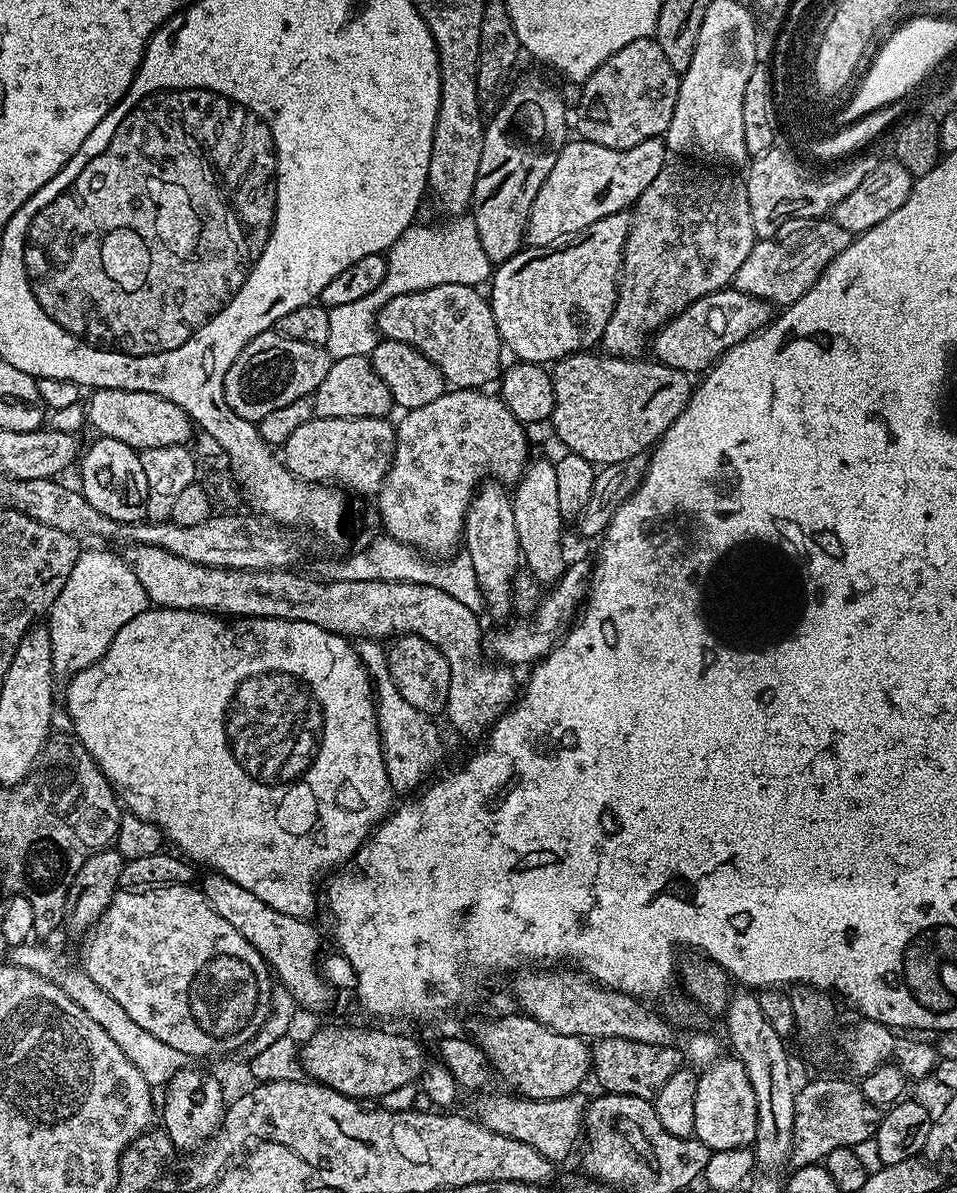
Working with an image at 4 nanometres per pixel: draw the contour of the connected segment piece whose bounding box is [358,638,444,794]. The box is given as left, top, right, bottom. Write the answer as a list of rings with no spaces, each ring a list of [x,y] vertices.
[[[376,638],[365,639],[361,644],[364,645],[359,645],[358,648],[360,660],[374,681],[376,727],[380,730],[388,781],[392,783],[393,793],[412,791],[415,793],[433,775],[431,772],[435,770],[436,763],[444,756],[444,744],[440,741],[440,732],[432,721],[435,719],[429,713],[418,710],[418,706],[410,706],[410,702],[402,698],[398,686],[394,686],[388,669],[385,645],[380,645],[383,643]]]

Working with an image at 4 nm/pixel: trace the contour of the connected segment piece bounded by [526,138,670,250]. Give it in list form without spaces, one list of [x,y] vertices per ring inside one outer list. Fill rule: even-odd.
[[[660,138],[638,142],[638,146],[629,148],[611,148],[598,146],[598,142],[589,140],[569,139],[558,154],[558,162],[554,162],[550,174],[546,174],[546,182],[542,182],[534,198],[534,206],[530,206],[527,243],[531,247],[548,250],[559,245],[565,238],[582,234],[594,226],[594,222],[610,214],[631,209],[646,186],[658,178],[666,166],[667,160],[664,159],[669,159],[669,156],[670,153]]]

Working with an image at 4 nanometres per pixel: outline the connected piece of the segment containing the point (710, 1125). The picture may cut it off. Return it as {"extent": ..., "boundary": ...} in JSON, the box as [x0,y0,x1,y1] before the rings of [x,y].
{"extent":[694,1058,758,1152],"boundary":[[[721,1058],[712,1065],[711,1068],[699,1073],[700,1081],[698,1082],[698,1094],[694,1094],[694,1136],[695,1139],[701,1140],[706,1147],[713,1152],[722,1150],[734,1150],[735,1148],[746,1148],[756,1143],[756,1131],[758,1130],[758,1102],[754,1098],[754,1086],[750,1086],[750,1078],[740,1060],[735,1058]]]}

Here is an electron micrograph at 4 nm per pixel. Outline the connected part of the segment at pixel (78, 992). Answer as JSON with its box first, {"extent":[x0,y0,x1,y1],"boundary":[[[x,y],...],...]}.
{"extent":[10,942,189,1090],"boundary":[[[48,942],[15,945],[10,952],[11,963],[42,974],[42,978],[54,982],[54,986],[58,986],[74,1003],[82,1006],[82,1010],[86,1010],[86,1014],[90,1014],[90,1018],[94,1018],[94,1022],[98,1022],[98,1026],[102,1026],[102,1030],[114,1038],[114,1046],[118,1046],[118,1050],[122,1050],[122,1054],[126,1054],[126,1058],[138,1066],[138,1074],[146,1078],[153,1090],[163,1089],[174,1074],[189,1067],[189,1056],[182,1054],[182,1050],[174,1050],[174,1046],[166,1046],[166,1042],[162,1042],[162,1038],[154,1038],[150,1030],[142,1030],[142,1026],[138,1026],[138,1022],[134,1022],[134,1018],[130,1018],[130,1014],[126,1014],[126,1010],[122,1010],[122,1006],[118,1006],[118,1002],[114,1002],[114,998],[110,998],[110,994],[106,994],[98,982],[94,982],[94,978],[85,974],[83,967],[76,965],[75,968],[58,949],[50,945]]]}

